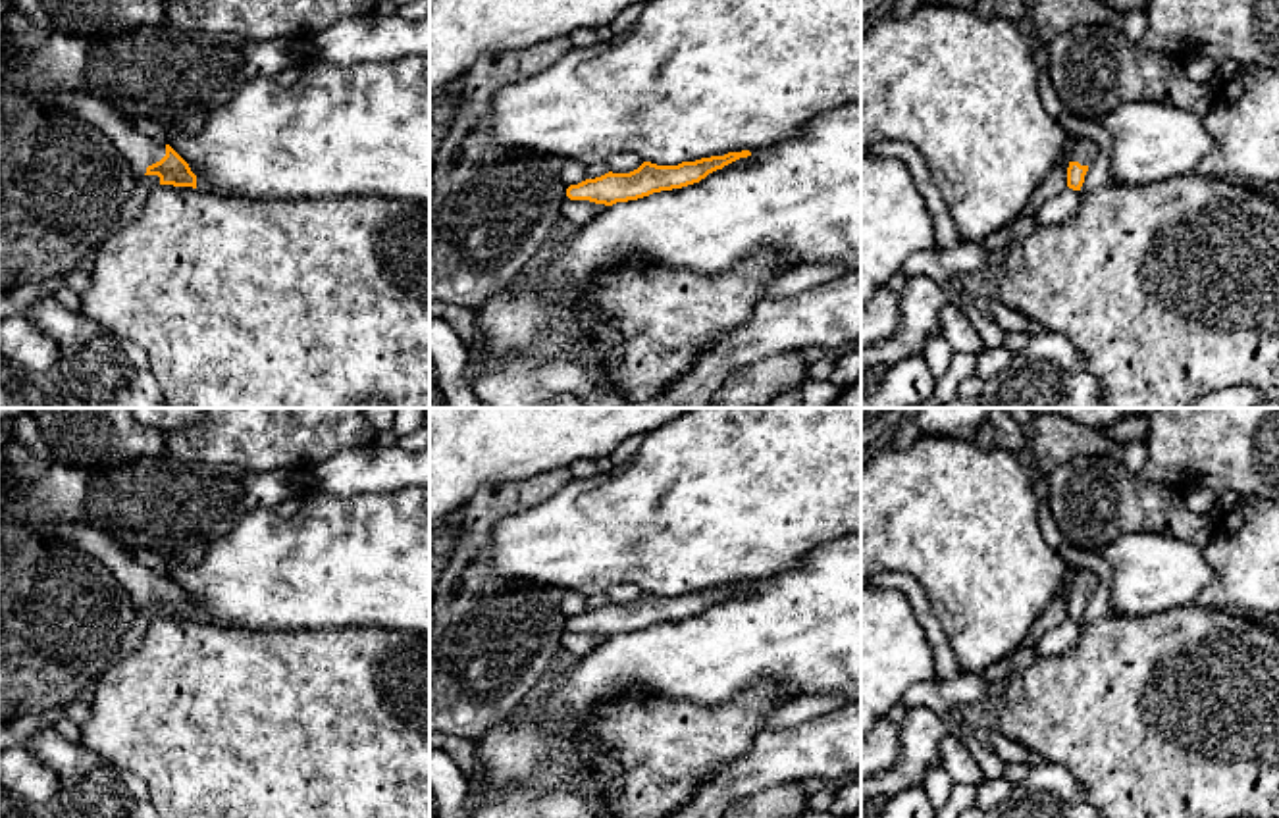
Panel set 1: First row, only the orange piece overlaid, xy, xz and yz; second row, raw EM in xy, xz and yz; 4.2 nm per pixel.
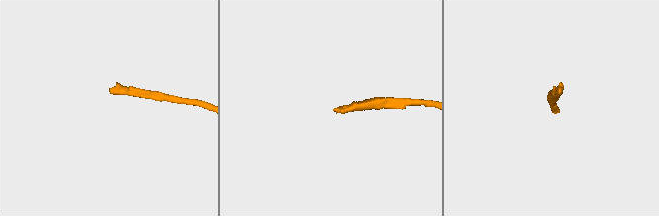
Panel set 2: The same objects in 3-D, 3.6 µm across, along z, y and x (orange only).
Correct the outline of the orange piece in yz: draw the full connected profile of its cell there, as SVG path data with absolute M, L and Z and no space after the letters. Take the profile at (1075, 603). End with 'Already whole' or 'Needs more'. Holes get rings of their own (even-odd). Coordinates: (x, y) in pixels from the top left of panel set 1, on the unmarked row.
M1075 570L1069 581L1067 618L1081 622L1088 599L1098 589L1098 577L1090 570Z. Needs more

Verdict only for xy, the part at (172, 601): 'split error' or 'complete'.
split error

